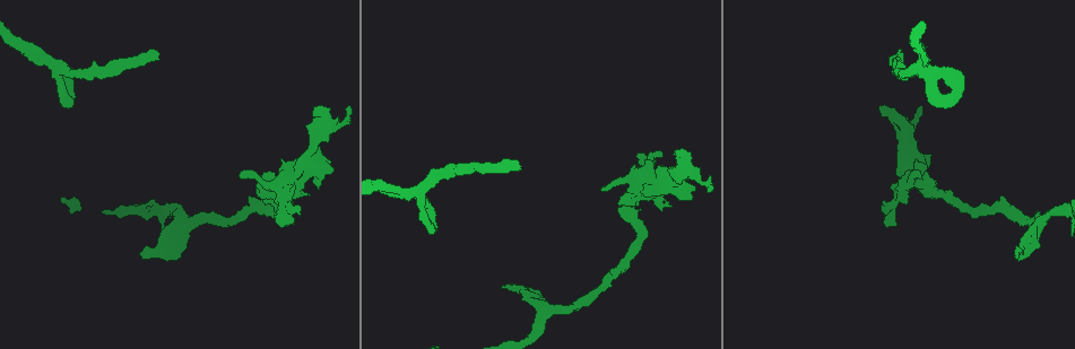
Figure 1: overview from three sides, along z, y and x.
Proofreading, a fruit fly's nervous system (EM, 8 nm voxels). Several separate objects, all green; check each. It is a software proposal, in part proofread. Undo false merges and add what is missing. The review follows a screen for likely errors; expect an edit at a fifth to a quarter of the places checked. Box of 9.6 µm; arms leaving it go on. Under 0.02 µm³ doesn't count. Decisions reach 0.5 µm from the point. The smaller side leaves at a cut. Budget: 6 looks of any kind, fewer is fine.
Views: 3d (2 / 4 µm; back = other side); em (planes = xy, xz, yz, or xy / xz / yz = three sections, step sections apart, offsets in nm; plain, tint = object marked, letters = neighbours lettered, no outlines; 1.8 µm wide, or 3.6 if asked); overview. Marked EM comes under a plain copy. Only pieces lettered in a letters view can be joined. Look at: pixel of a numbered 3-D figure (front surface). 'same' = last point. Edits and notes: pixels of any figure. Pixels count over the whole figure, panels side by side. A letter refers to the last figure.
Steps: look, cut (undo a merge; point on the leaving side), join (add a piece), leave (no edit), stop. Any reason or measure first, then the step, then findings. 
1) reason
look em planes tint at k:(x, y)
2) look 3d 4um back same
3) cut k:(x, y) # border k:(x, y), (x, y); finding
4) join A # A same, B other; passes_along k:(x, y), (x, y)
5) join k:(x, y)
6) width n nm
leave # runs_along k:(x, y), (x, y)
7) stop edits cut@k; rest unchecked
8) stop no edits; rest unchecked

an open end
look 3d 2um at 1:(280, 225)

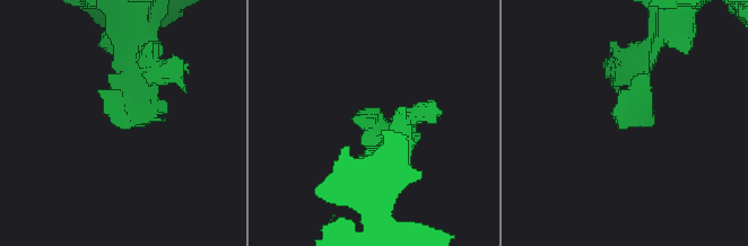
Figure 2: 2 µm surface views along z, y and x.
shape alone is not enough
look em planes letters at 2:(379, 110)

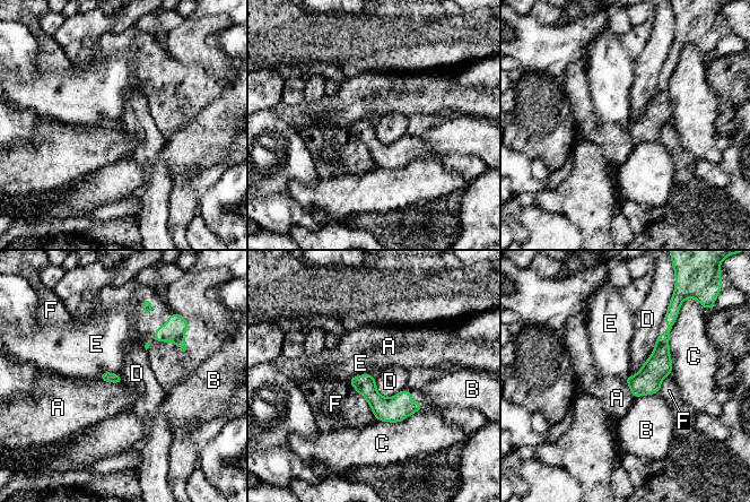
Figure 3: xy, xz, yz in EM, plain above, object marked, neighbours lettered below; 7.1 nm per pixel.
leave # A other, B other, C other, D other, E other, F other; border 3:(659, 334), (652, 354), (627, 377); none of them fits

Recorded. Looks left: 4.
end of a long branch
look em planes tint at 1:(157, 54)

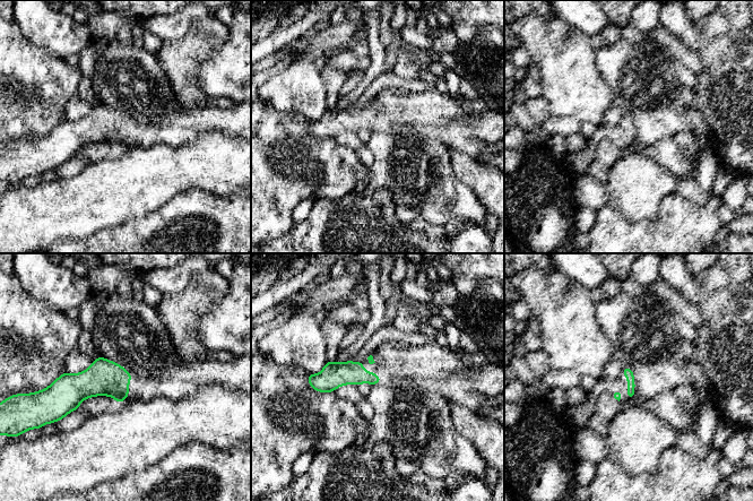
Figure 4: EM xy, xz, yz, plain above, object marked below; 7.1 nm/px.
look em planes letters same

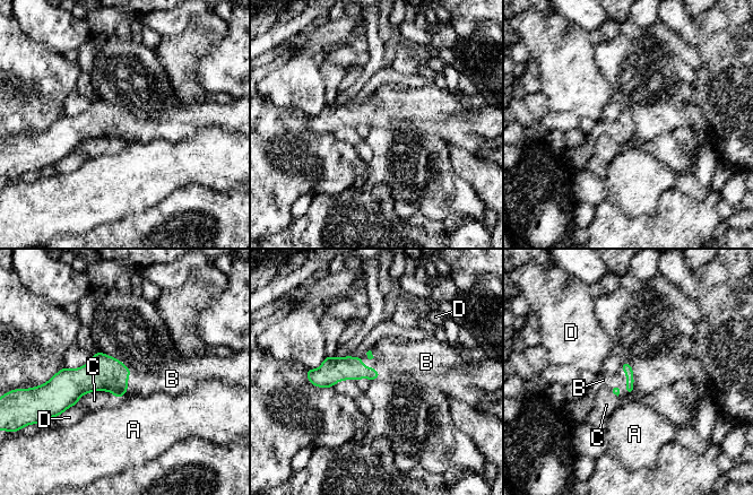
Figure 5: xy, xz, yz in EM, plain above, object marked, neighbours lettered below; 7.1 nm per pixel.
join B # A other, B same, C other, D other; passes_along 5:(334, 370), (369, 367), (395, 357); it goes on there

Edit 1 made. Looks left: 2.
free end
look em xz step 16 letters at 1:(312, 113)

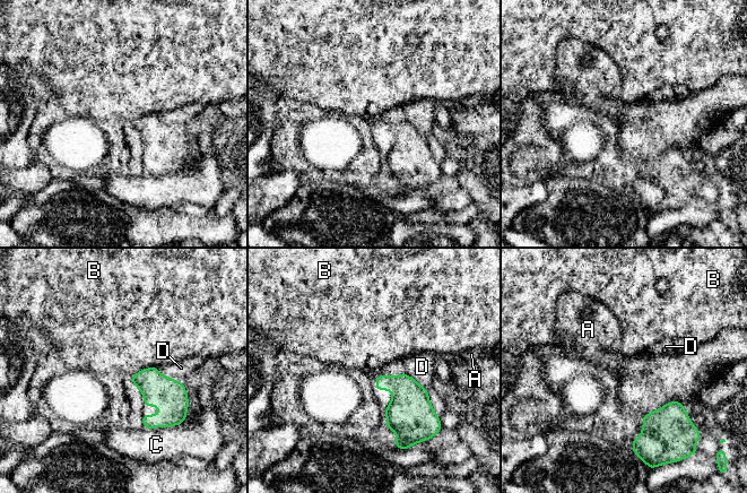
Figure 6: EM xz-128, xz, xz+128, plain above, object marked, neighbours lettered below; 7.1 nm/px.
longest_contact A 300 nm
leave # A other, B other, C other, D other; border 6:(150, 366), (142, 370); no lettered piece goes on from it

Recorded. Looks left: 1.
stop edits join@5; rest unchecked

